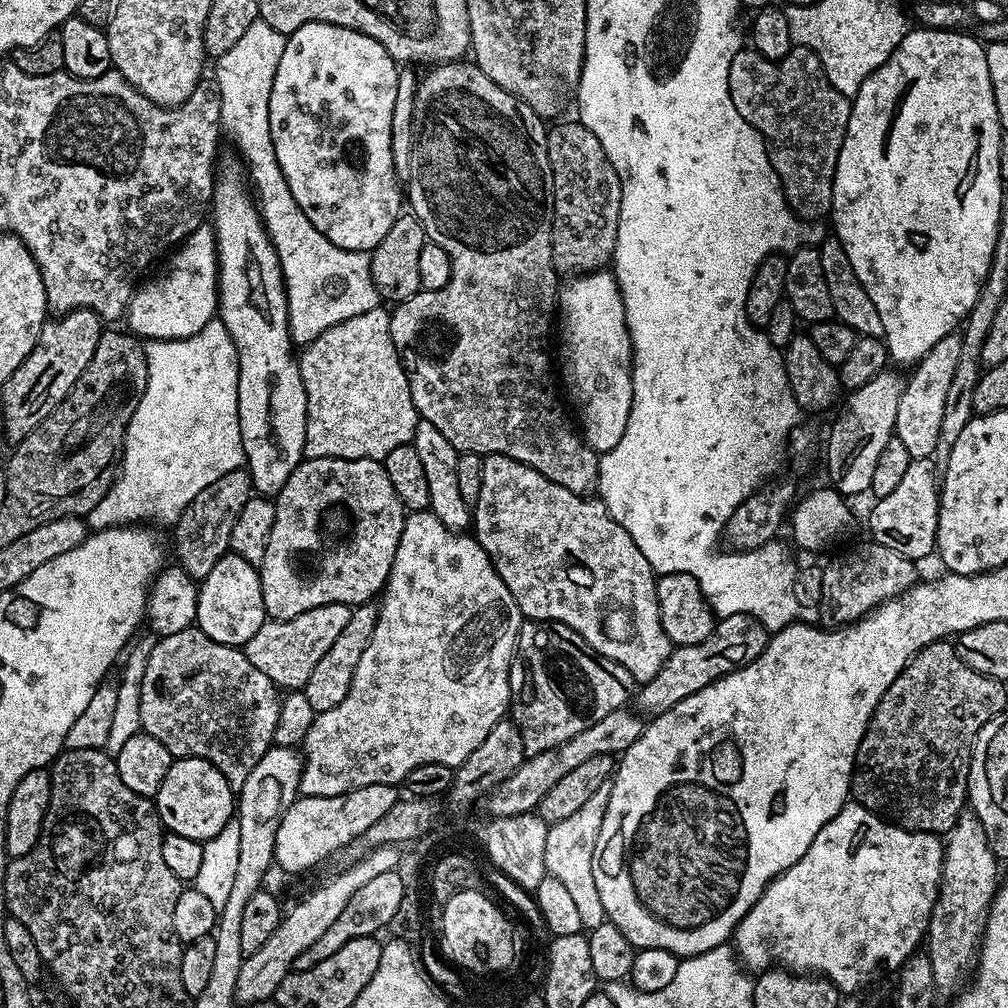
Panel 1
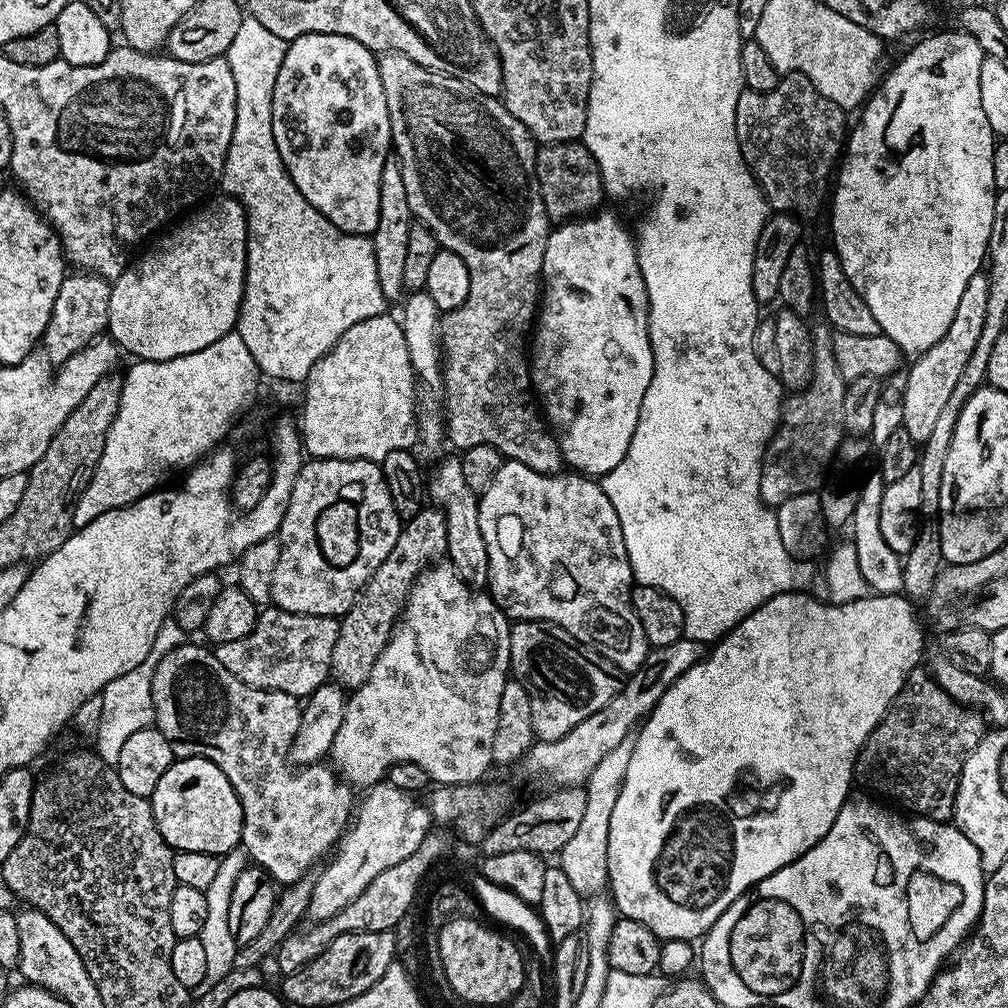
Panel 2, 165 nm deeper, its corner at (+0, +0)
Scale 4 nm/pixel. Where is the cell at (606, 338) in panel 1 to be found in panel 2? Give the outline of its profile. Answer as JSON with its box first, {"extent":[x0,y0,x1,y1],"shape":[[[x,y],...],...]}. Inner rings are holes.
{"extent":[530,214,654,478],"shape":[[[592,214],[587,218],[561,223],[555,230],[549,231],[542,273],[546,287],[543,289],[542,303],[539,305],[538,315],[534,321],[535,335],[540,335],[542,344],[533,343],[530,348],[532,386],[538,397],[539,407],[556,437],[563,463],[567,467],[569,464],[572,467],[569,469],[573,473],[583,474],[589,478],[603,478],[607,472],[614,470],[614,466],[618,466],[618,462],[622,462],[622,458],[626,458],[630,438],[634,438],[634,430],[638,426],[642,398],[646,398],[646,386],[650,386],[650,378],[654,374],[654,354],[648,333],[648,295],[646,282],[642,282],[642,270],[638,270],[638,254],[633,233],[631,231],[628,233],[627,226],[618,217],[600,215]]]}

